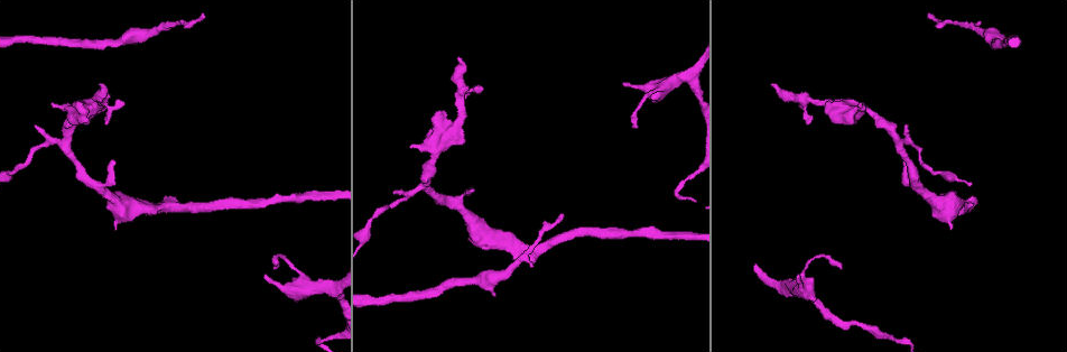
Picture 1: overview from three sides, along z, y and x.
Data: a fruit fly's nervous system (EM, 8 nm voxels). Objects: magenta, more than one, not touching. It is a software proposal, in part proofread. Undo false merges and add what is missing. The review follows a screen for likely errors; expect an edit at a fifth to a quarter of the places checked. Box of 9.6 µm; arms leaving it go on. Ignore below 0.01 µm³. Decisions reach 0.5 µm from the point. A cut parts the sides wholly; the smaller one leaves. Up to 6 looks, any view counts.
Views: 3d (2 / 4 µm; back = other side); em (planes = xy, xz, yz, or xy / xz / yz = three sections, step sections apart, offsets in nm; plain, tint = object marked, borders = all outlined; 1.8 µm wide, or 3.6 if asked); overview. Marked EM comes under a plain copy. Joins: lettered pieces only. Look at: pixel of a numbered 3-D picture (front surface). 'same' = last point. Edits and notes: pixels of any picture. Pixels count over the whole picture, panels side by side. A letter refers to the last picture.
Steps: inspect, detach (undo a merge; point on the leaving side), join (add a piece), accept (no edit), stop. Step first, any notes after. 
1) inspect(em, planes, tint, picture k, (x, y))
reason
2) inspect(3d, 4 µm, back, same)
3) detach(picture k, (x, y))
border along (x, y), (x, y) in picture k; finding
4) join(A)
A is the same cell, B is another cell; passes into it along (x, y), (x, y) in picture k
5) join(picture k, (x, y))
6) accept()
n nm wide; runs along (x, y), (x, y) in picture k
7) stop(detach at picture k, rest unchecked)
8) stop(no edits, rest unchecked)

inspect(em, planes, borders, picture 1, (327, 286))
abrupt turn

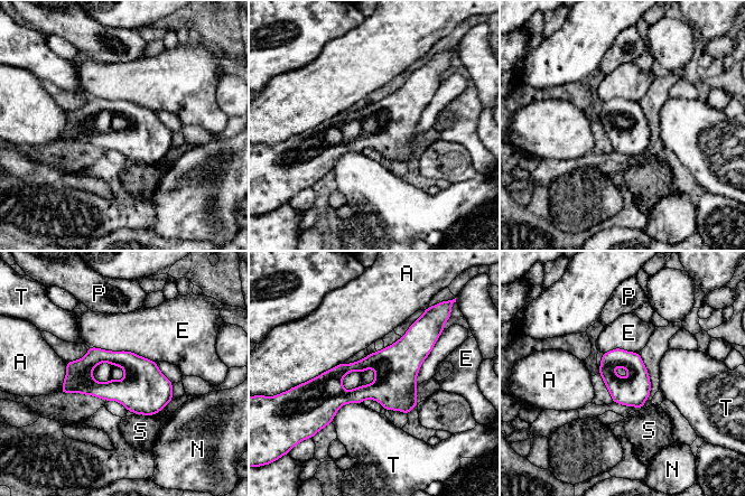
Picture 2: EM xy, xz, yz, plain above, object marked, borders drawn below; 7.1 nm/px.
accept()
E touches over 500 nm; A, E, N, P, S and T are other cells; border along (89, 346), (130, 351), (156, 363) in picture 2; all the same neuron

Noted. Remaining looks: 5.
inspect(em, 3.6 µm, planes, tint, picture 1, (496, 238))
calibre changes

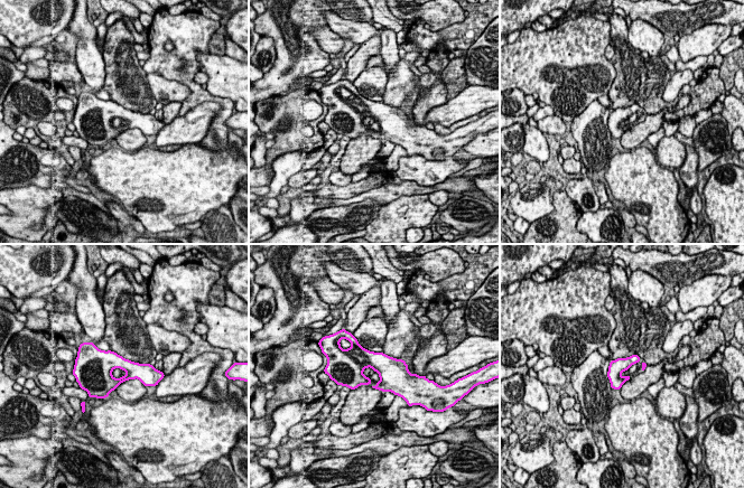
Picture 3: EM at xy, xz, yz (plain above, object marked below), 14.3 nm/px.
inspect(em, 3.6 µm, planes, borders, same)
what lies round it

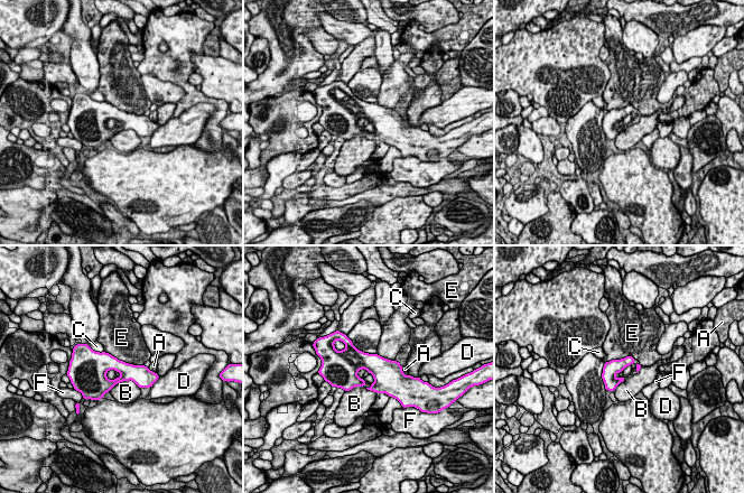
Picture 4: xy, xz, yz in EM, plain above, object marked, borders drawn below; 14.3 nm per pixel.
accept()
A, B, C, D, E and F are other cells; one neuron here

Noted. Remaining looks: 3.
inspect(em, 3.6 µm, yz, step 8, tint, picture 1, (541, 231))
thick turns thin

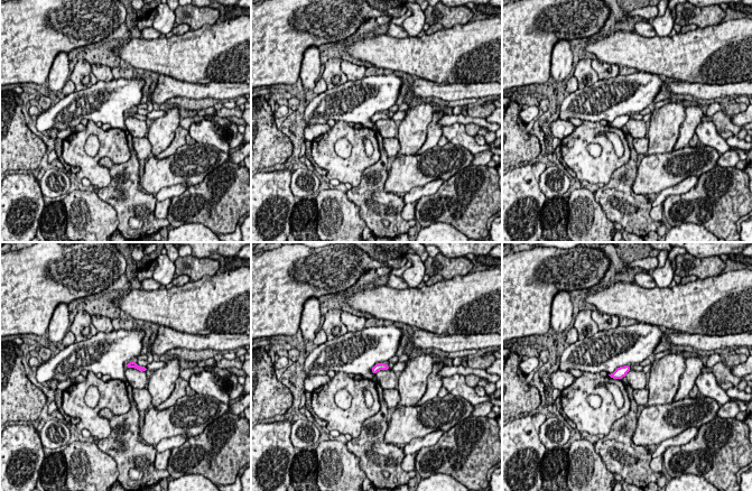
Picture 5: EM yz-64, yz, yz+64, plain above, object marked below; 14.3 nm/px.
inspect(em, 3.6 µm, planes, borders, same)
cut it another way

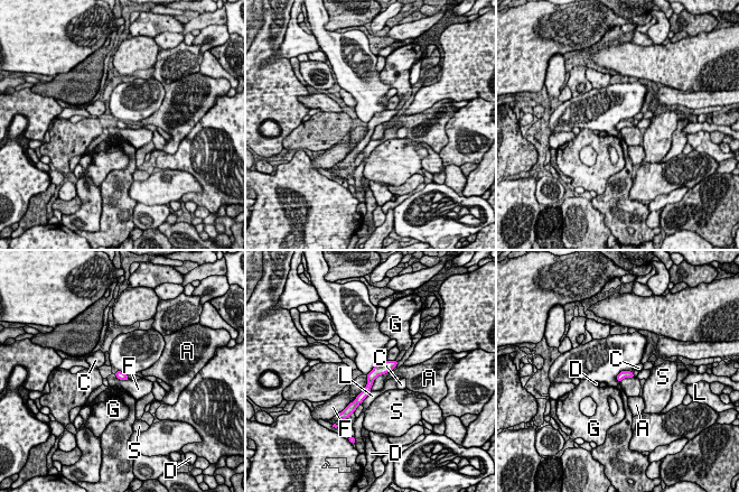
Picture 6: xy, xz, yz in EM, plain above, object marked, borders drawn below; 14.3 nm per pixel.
accept()
F touches over 360 nm; A, C, D, F, G, L and S are other cells; continuous, no second neuron

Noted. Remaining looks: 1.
stop(no edits, rest unchecked)

